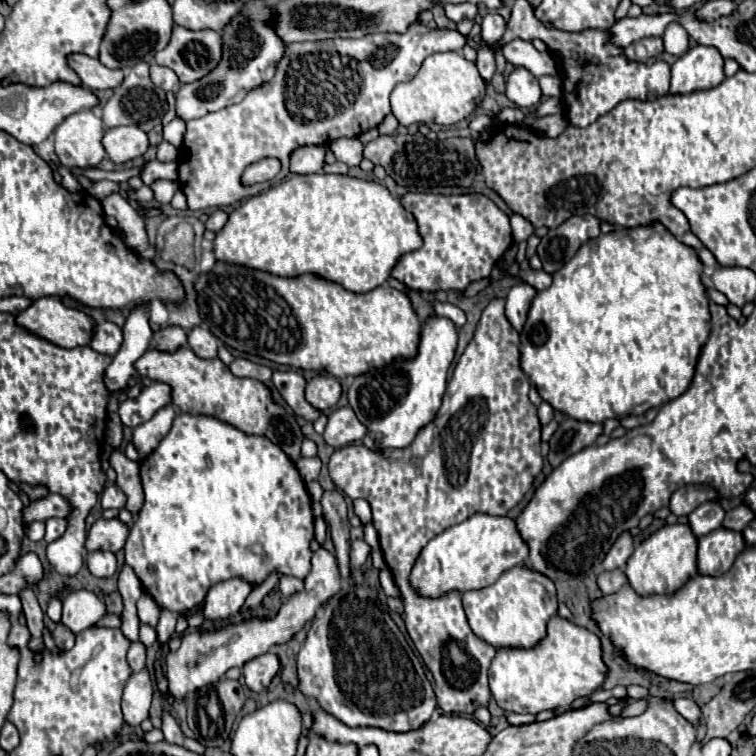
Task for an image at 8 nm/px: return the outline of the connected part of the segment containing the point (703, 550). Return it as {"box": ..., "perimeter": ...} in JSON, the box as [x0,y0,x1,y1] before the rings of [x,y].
{"box":[697,528,745,576],"perimeter":[[[717,528],[697,540],[697,570],[701,576],[719,576],[731,570],[735,558],[745,550],[743,534]]]}

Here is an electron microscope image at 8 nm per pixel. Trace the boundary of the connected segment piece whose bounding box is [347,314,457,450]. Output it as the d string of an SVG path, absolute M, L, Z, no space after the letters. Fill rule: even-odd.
M433 314L433 316L427 318L427 322L421 328L417 354L413 358L401 358L401 360L387 364L385 368L377 368L369 374L353 378L353 382L347 390L347 398L349 398L349 406L355 410L357 418L367 426L367 434L363 438L363 444L367 448L383 450L387 446L391 446L391 448L409 446L413 442L419 426L425 426L427 422L431 422L431 418L435 418L435 414L441 406L441 398L443 398L445 388L447 388L447 374L449 374L451 362L455 358L455 350L457 350L457 328L455 328L455 324L449 318Z

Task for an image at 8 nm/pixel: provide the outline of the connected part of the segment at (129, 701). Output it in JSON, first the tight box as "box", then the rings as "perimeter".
{"box":[123,670,153,726],"perimeter":[[[147,670],[133,674],[123,692],[123,716],[129,726],[139,726],[149,718],[149,706],[153,700],[153,678]]]}

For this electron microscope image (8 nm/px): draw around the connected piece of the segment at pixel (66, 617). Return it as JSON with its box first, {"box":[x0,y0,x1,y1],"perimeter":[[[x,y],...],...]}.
{"box":[61,590,107,632],"perimeter":[[[75,590],[63,598],[61,622],[73,632],[95,626],[103,616],[107,616],[105,602],[89,590]]]}

